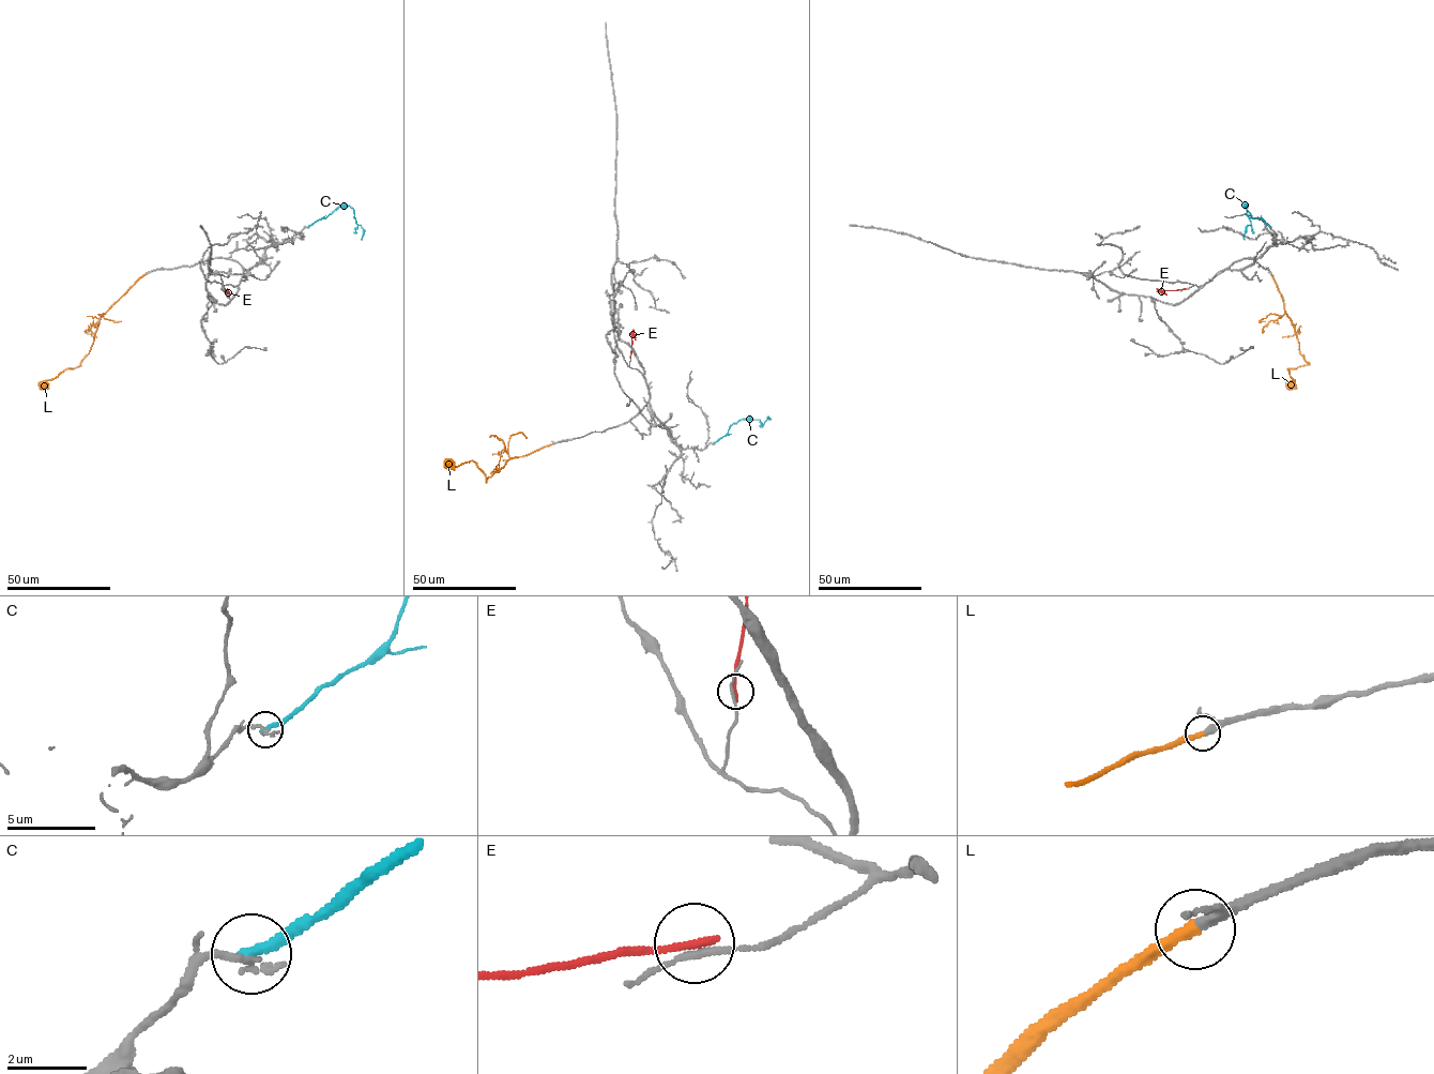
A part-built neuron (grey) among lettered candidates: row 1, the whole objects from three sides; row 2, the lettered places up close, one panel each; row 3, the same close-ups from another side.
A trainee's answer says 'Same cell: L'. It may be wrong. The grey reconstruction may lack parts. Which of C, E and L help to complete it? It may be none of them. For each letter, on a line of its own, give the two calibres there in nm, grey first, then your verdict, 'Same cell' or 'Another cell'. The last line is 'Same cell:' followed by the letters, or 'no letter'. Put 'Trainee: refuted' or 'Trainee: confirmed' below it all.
C: Thickness 220 nm (grey) against 320 nm. Another cell
E: Thickness 140 nm (grey) against 220 nm. Another cell
L: Thickness 260 nm (grey) against 320 nm. Same cell
Same cell: L
Trainee: confirmed

